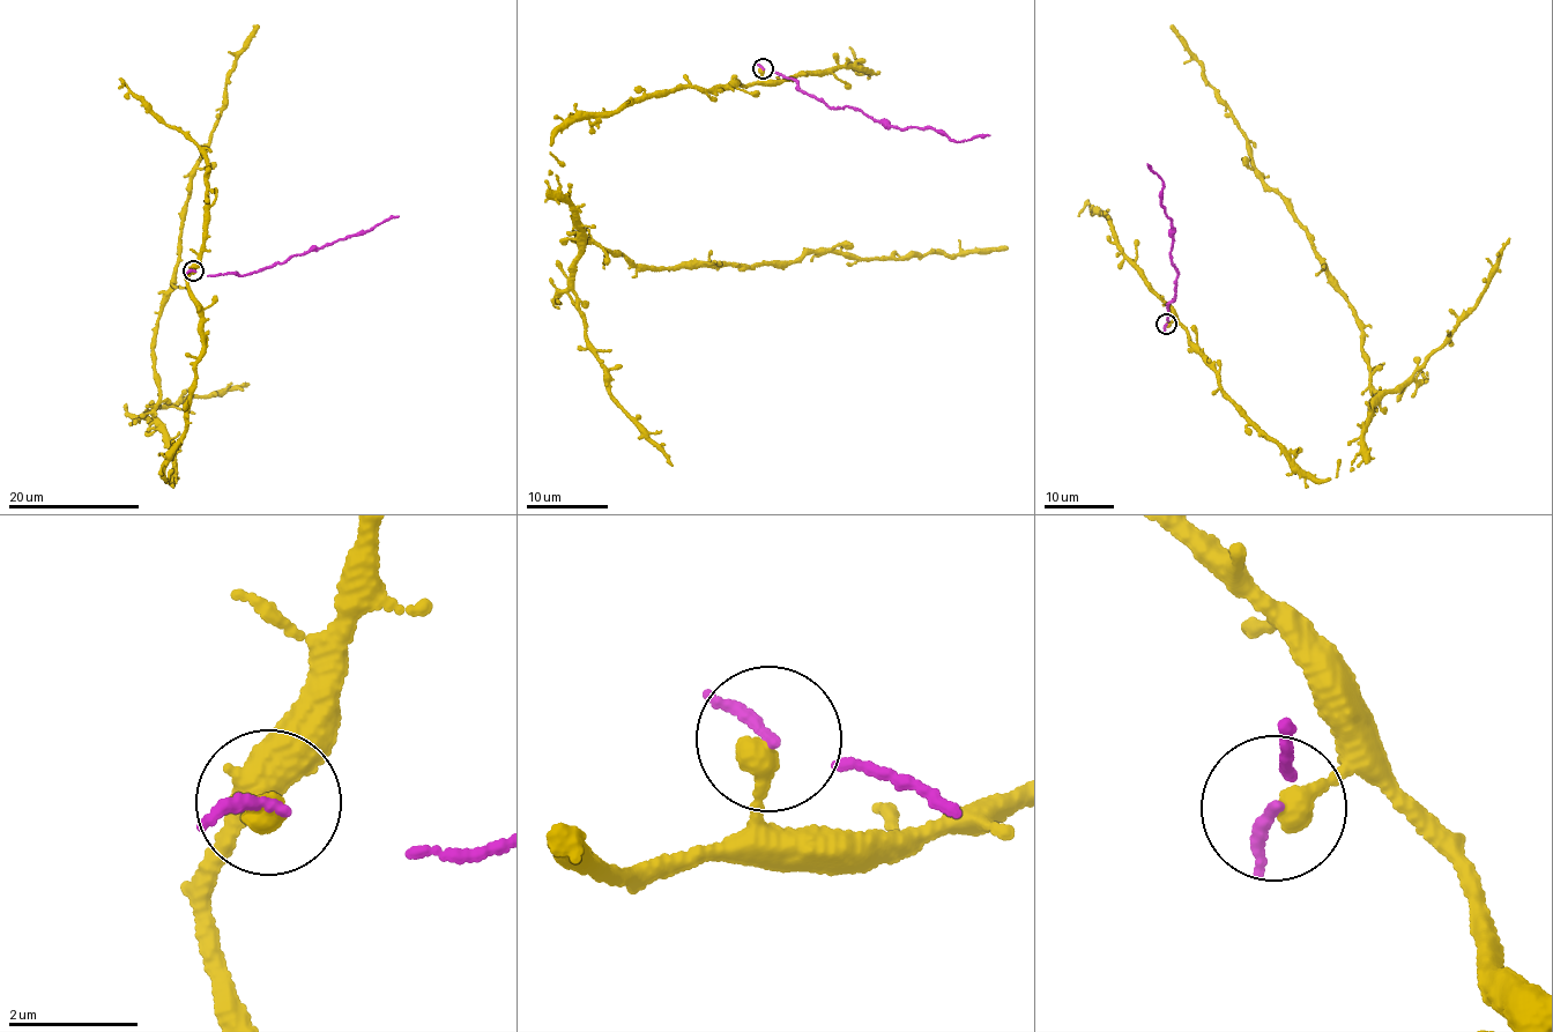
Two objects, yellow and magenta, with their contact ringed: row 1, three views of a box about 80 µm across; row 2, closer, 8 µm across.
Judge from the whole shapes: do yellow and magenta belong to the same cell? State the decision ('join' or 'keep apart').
keep apart

